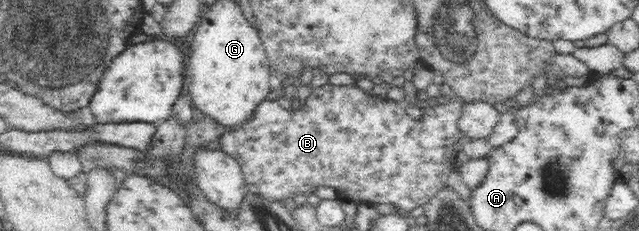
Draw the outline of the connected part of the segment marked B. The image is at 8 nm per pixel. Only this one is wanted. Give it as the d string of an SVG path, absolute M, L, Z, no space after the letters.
M327 83L325 86L319 88L313 88L311 95L306 99L304 104L299 109L283 109L279 103L261 102L257 105L257 108L253 110L253 117L246 121L242 126L234 128L233 132L225 133L216 142L216 146L225 151L229 156L232 156L240 164L242 173L244 176L244 182L247 185L248 193L253 195L259 194L261 197L271 199L273 201L281 201L287 204L293 196L300 193L313 193L315 186L328 186L329 188L335 188L336 192L343 192L345 196L344 200L353 202L362 202L366 204L376 203L378 205L391 204L396 206L406 214L418 207L422 207L426 203L431 201L432 196L437 194L442 187L445 187L445 180L448 179L448 168L443 167L431 167L429 160L429 149L431 144L437 146L444 145L445 143L457 142L459 139L459 120L461 120L461 108L464 108L466 102L463 100L451 100L449 106L437 105L437 108L427 108L423 110L423 116L416 120L411 118L411 115L407 115L404 110L405 105L400 100L390 101L387 98L377 97L369 94L365 94L361 88L355 86L333 86L333 84Z

